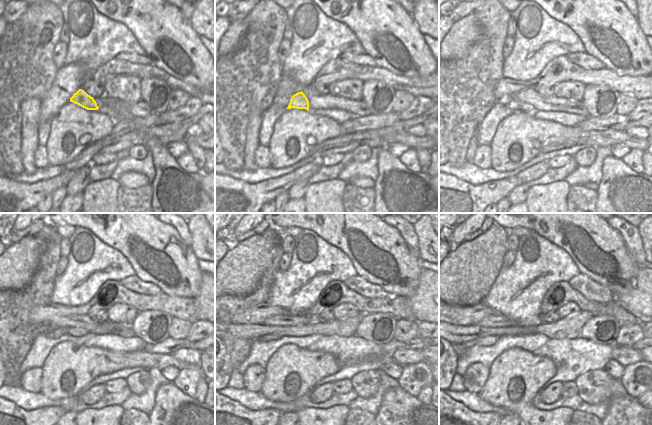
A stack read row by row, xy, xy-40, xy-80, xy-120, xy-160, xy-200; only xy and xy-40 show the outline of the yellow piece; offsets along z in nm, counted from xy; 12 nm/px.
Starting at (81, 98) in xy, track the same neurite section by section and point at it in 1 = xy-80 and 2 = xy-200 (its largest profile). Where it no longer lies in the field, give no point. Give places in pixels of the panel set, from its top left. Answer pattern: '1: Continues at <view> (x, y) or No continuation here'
1: Continues at xy-80 (516, 106)
2: Continues at xy-200 (488, 340).

